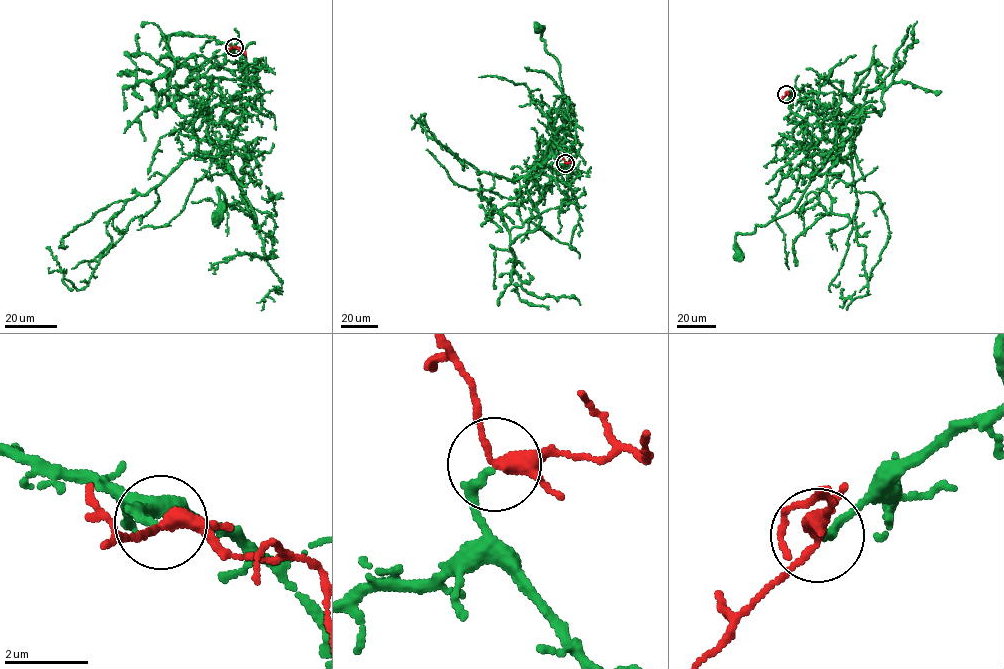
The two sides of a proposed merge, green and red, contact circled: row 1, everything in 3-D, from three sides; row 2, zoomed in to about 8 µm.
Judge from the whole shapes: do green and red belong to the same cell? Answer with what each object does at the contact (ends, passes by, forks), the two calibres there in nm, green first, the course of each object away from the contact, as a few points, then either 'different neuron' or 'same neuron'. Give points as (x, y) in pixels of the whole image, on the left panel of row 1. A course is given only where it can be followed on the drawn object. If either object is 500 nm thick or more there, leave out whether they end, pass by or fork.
green ends there; red forks there; 190 nm thick on the green side, 240 nm on the other; green runs (234, 47), (245, 56), (244, 89), (192, 128), (220, 148), (256, 219), (218, 188), (216, 218); red runs (234, 47), (243, 49), (246, 56); same neuron

